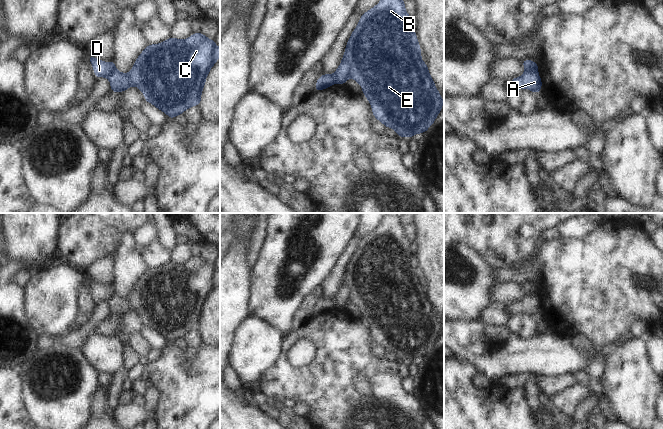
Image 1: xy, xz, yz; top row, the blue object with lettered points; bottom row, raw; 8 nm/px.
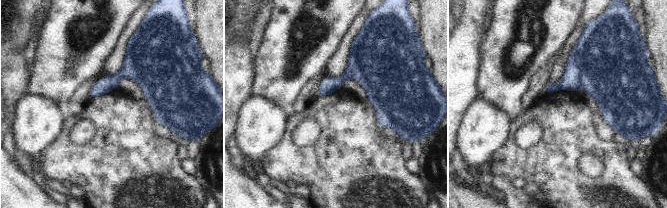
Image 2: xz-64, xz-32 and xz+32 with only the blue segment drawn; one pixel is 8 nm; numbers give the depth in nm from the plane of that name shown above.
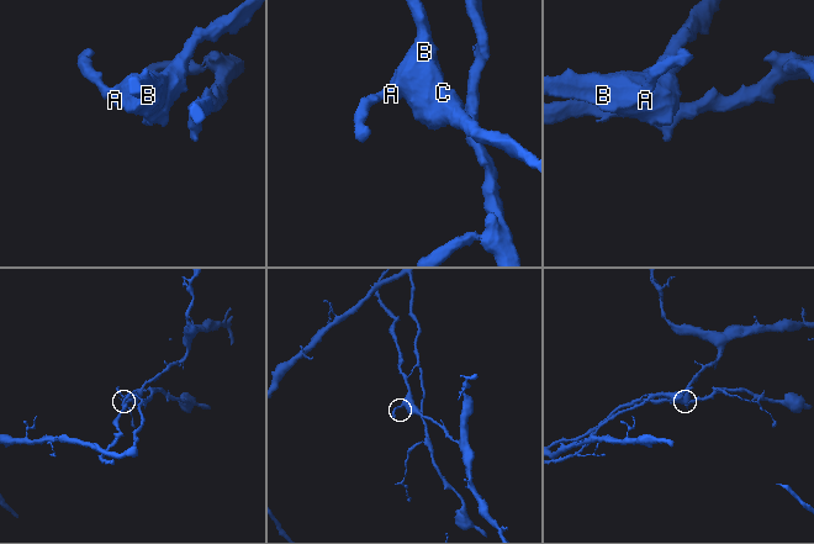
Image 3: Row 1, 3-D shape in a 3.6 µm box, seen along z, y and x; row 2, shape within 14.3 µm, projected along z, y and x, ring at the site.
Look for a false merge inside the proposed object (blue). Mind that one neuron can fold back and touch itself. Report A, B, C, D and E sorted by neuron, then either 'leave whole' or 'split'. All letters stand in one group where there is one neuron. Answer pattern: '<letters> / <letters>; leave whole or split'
A / B C D E; split

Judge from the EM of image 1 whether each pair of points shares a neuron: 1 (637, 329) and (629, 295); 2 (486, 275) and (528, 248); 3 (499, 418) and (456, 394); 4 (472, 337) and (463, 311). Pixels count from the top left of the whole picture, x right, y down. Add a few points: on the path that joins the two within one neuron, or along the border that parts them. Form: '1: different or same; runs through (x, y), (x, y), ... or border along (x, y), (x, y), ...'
1: different; border along (648, 325), (644, 320), (637, 320), (630, 329)
2: different; border along (479, 252), (490, 264), (497, 268)
3: same; runs through (488, 418), (480, 418), (467, 405)
4: different; border along (480, 320), (454, 322)

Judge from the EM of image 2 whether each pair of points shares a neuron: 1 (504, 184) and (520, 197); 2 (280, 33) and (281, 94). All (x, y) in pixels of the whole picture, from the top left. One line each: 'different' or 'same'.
1: same
2: same

